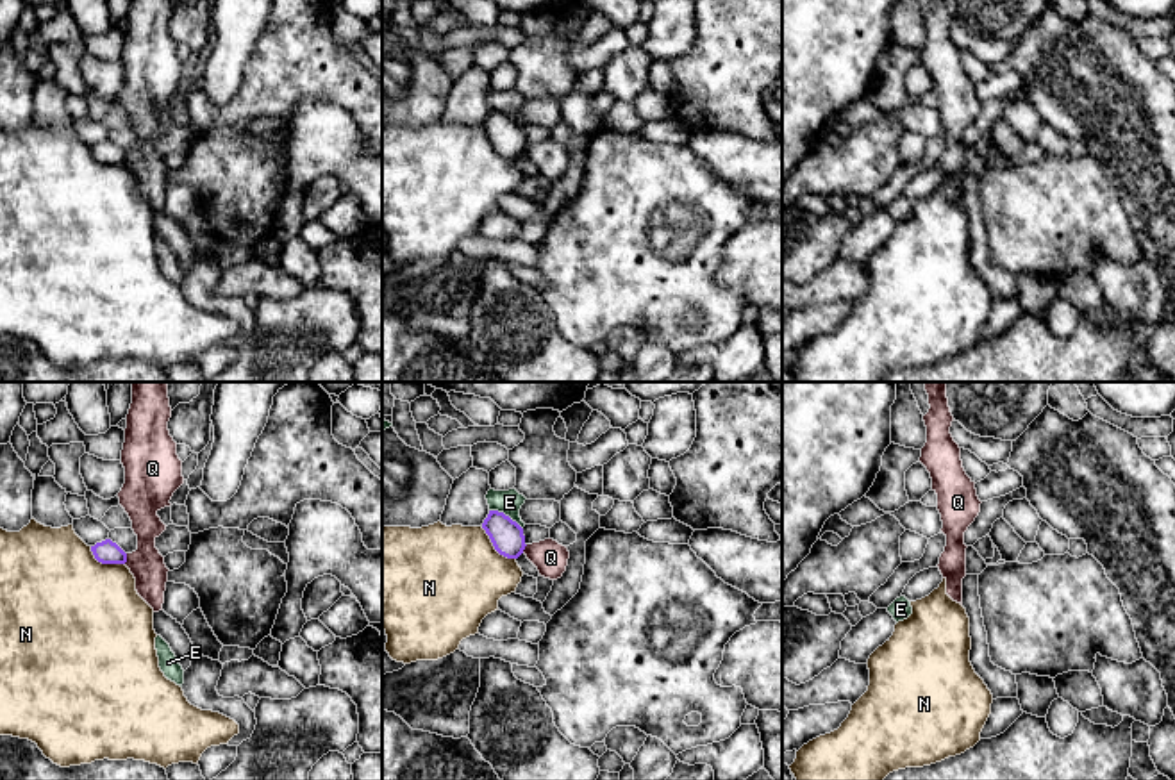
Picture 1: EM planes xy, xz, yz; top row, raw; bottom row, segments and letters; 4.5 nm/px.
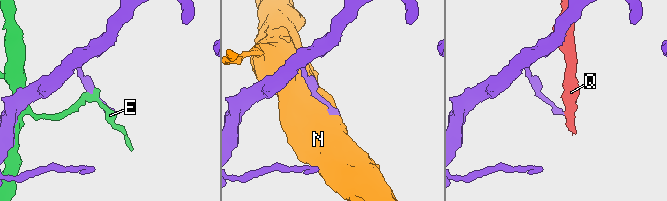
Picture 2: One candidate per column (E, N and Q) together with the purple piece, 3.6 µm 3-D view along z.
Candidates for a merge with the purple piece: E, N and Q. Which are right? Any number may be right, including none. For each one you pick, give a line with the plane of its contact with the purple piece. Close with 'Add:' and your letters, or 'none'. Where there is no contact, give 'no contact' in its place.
Add: none

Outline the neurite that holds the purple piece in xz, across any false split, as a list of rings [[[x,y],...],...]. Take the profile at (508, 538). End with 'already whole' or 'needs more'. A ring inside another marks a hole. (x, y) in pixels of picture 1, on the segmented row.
[[[489,510],[482,528],[500,555],[518,559],[523,553],[527,546],[523,528],[504,512]]] | already whole

